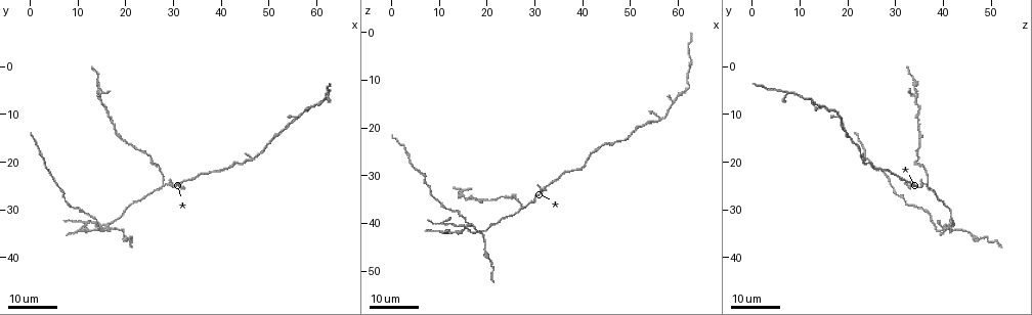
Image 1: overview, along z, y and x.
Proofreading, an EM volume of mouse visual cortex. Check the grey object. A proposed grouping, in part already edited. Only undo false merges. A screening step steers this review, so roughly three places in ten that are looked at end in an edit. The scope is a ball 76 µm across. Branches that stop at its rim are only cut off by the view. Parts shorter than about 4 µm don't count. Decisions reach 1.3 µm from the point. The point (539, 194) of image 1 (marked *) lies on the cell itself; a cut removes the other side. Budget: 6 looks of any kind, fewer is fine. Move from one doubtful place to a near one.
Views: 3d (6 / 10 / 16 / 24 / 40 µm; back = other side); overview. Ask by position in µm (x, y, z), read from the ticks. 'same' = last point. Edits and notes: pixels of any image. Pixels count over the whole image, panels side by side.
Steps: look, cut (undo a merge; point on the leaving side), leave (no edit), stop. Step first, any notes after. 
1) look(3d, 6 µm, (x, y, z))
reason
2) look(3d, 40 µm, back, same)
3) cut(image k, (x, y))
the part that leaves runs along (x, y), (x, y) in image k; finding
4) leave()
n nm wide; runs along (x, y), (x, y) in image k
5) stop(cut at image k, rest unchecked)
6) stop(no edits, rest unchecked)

look(3d, 24 µm, (45.0, 20.0, 23.0))
sudden change in width

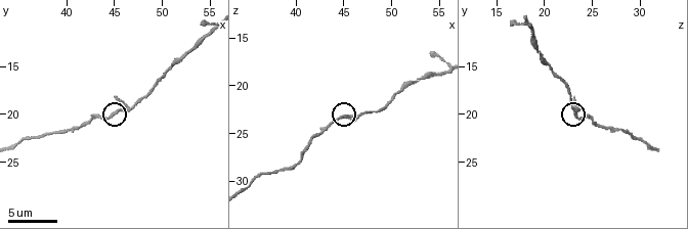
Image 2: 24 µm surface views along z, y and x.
look(3d, 10 µm, (44.6, 20.0, 23.4))

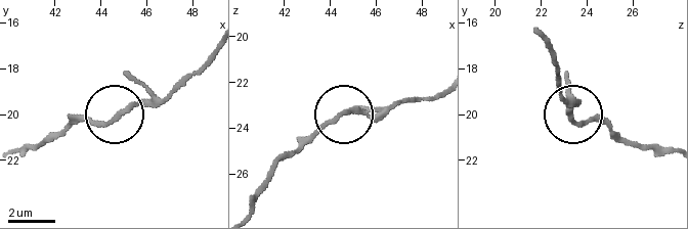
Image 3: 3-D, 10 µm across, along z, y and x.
leave()
runs along (16, 148), (40, 146), (86, 120), (157, 105), (184, 84) in image 3; continuous, no second cell

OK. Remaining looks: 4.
look(3d, 24 µm, (27.5, 25.0, 37.0))
two arms in line, one across

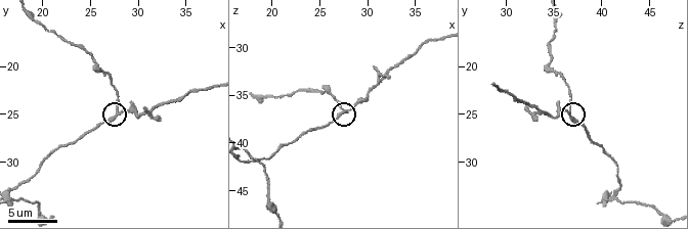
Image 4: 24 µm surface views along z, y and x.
look(3d, 6 µm, (28.0, 24.8, 36.8))

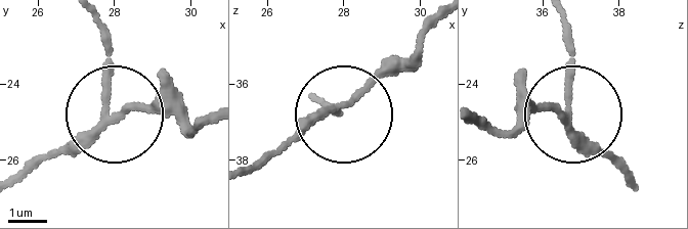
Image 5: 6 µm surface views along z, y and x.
cut(image 5, (109, 54))
the part that leaves runs along (105, 111), (99, 17) in image 5; two cells meet here

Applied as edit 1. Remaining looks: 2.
stop(cut at image 5, rest unchecked)

